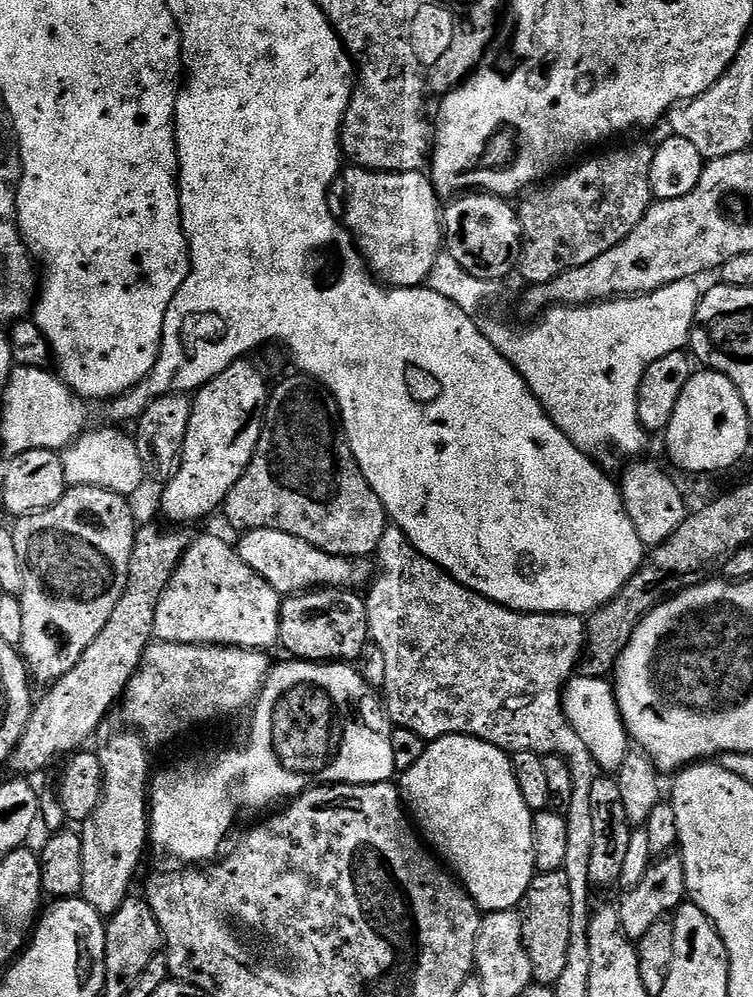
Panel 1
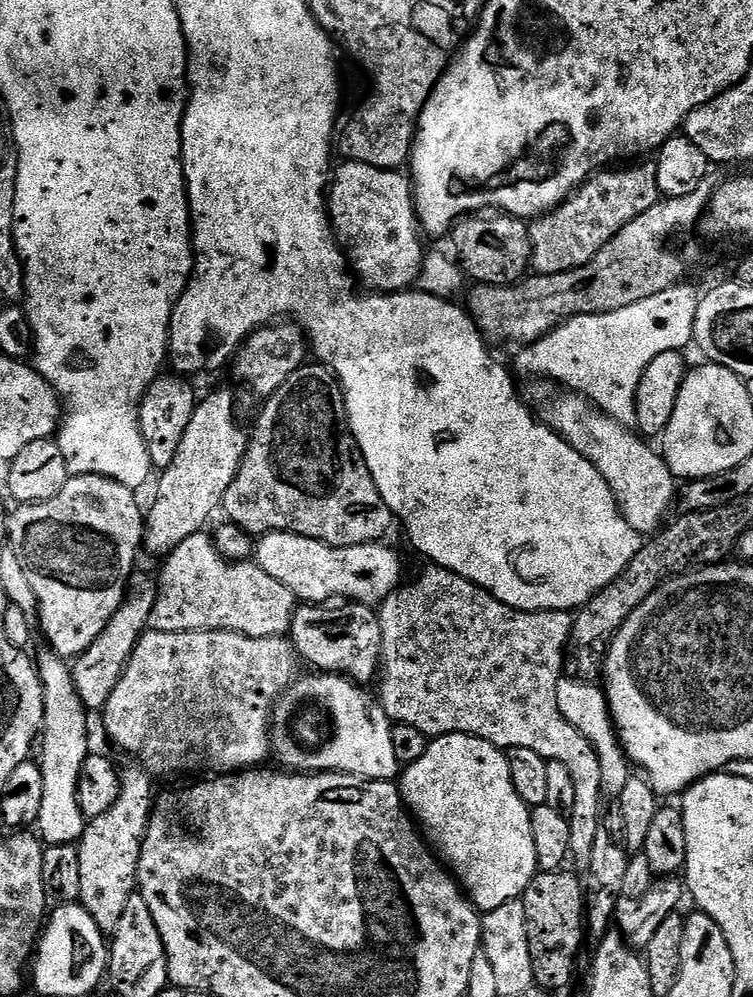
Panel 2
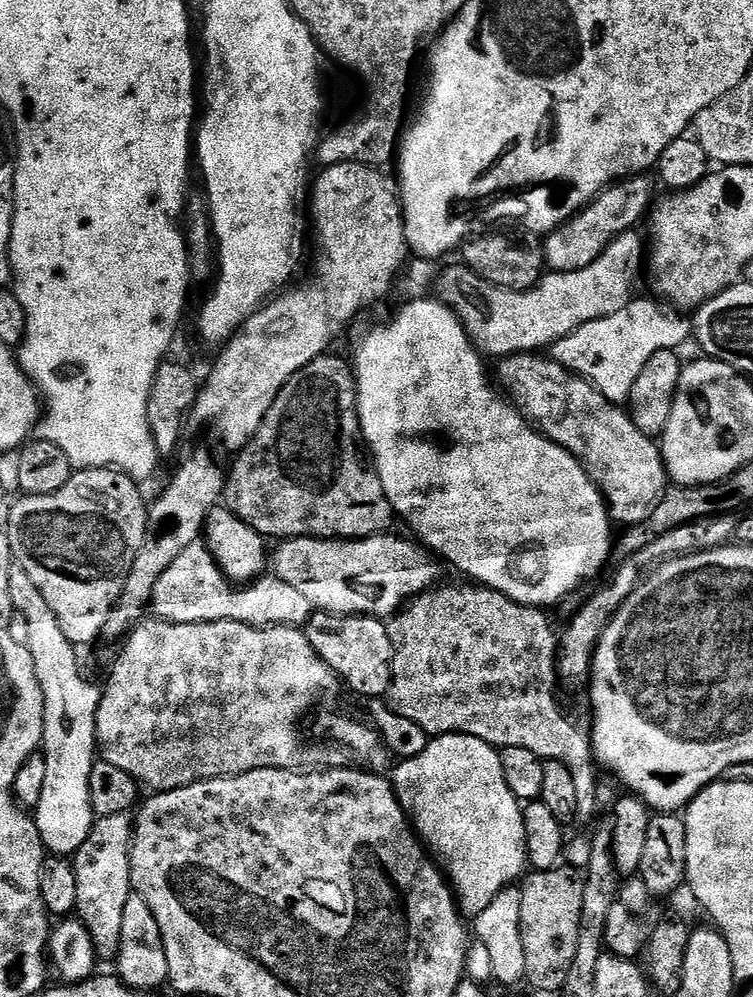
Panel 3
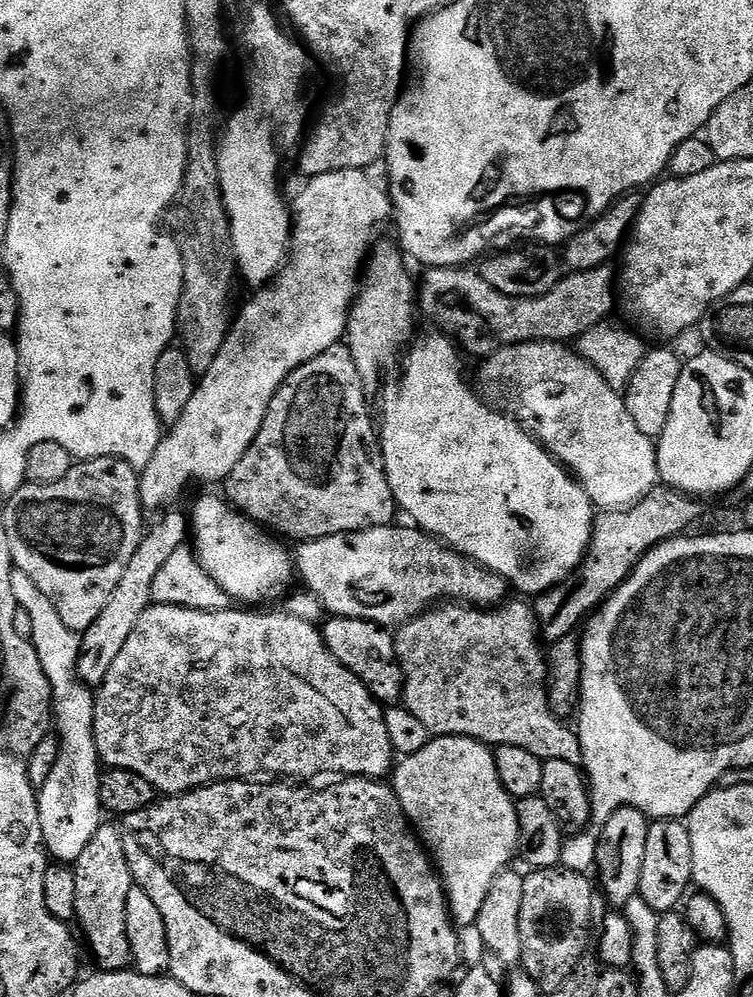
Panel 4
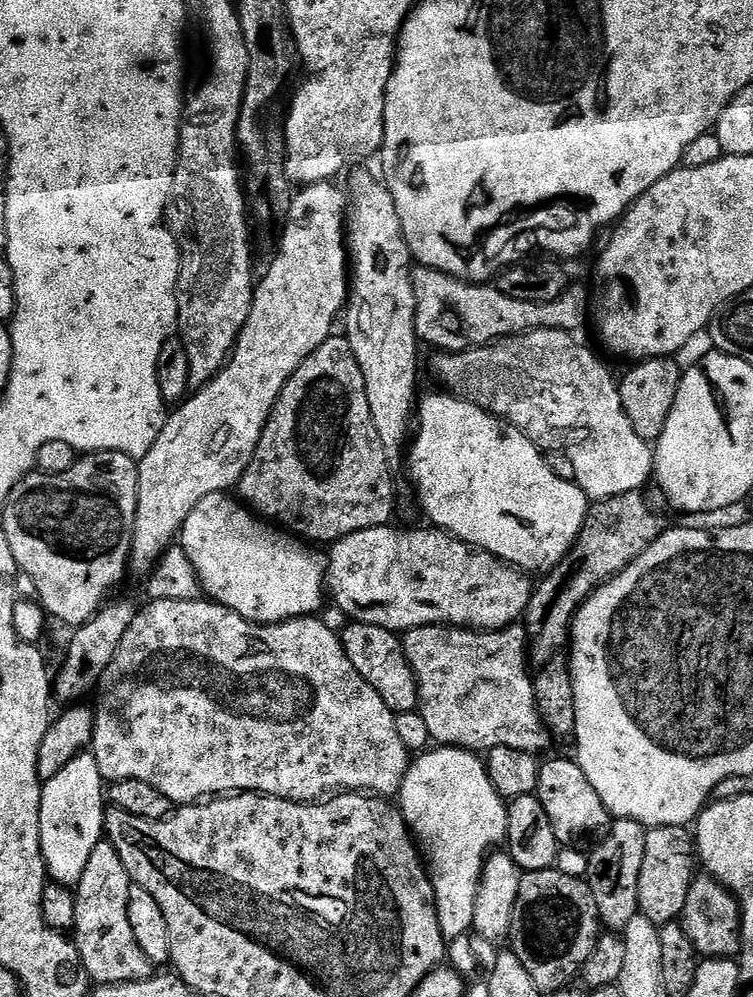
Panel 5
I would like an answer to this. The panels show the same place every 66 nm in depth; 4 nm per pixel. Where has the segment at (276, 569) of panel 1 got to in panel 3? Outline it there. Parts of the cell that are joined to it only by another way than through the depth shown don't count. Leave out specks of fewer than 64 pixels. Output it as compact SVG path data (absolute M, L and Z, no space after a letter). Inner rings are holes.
M393 534L364 536L361 540L316 540L312 536L293 536L279 541L270 556L270 568L282 582L294 586L312 603L313 609L342 616L391 618L415 596L441 583L441 561L415 539L403 540Z

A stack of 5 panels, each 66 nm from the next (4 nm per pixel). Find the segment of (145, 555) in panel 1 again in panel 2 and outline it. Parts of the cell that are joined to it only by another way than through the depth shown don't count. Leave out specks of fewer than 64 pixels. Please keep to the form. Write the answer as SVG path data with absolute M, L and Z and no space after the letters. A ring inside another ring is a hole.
M141 570L133 571L128 580L128 595L119 610L111 618L102 634L87 648L83 655L77 657L73 663L73 676L75 686L79 692L80 700L90 710L103 709L105 702L121 680L125 667L129 662L138 642L149 629L152 621L154 602L157 600L159 588L157 579Z

